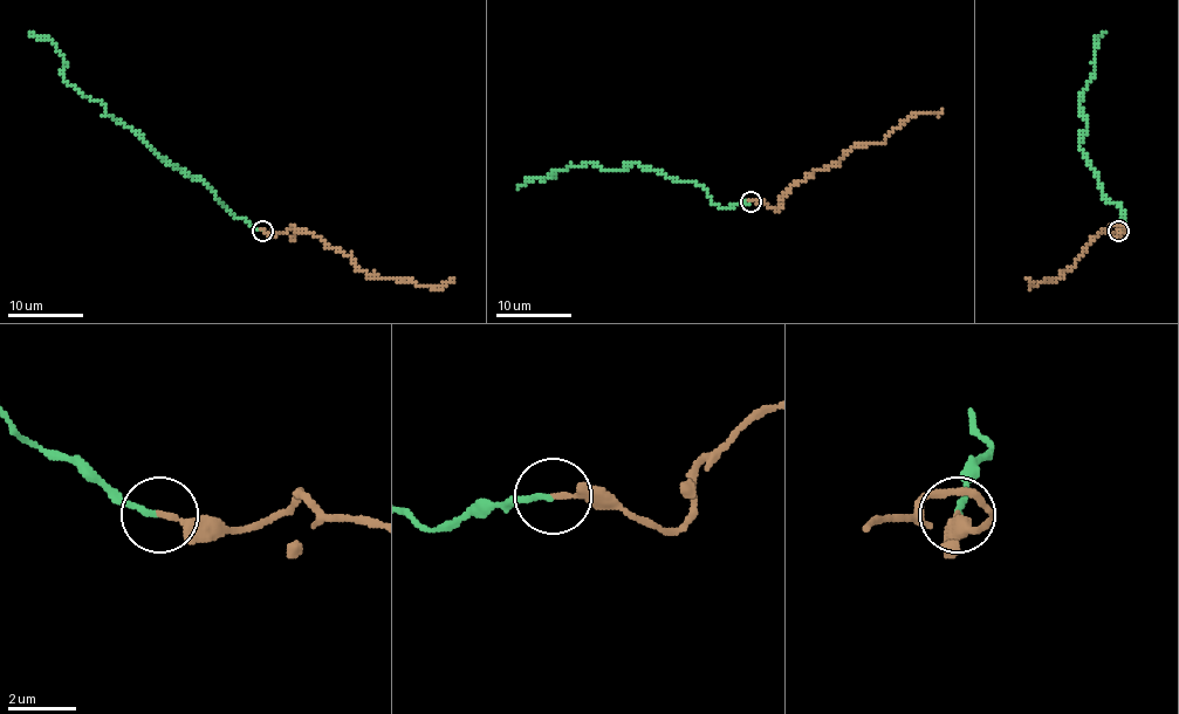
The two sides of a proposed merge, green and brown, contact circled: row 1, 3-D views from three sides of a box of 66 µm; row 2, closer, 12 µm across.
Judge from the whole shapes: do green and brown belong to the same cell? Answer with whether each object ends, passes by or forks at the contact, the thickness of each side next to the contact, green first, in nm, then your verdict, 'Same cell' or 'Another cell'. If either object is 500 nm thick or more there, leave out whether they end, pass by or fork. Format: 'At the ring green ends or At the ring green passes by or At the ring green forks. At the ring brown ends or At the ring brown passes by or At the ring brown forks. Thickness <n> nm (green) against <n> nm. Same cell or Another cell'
At the ring green ends. At the ring brown ends. Thickness 160 nm (green) against 180 nm. Same cell

